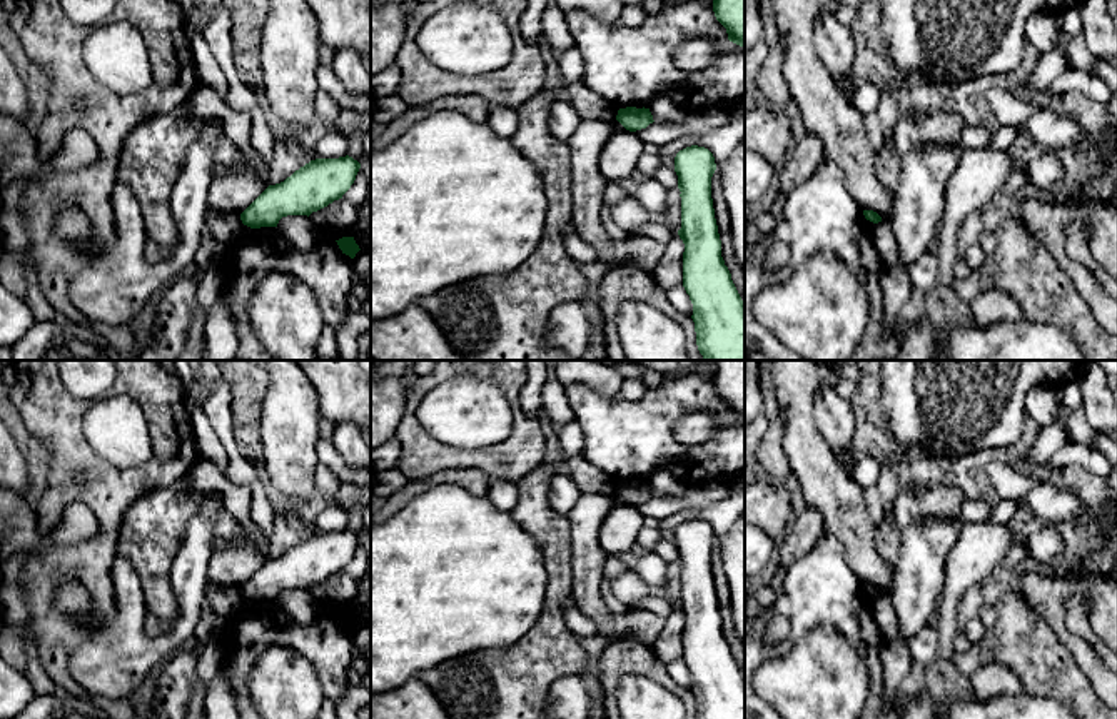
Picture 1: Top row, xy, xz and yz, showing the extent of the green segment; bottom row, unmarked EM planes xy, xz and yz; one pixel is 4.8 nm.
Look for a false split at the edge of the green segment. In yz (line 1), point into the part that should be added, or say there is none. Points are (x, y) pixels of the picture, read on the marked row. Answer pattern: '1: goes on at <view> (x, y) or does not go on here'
1: does not go on here

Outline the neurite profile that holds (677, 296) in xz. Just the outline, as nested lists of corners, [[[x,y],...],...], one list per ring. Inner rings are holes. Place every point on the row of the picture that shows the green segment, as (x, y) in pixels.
[[[683,284],[666,290],[666,299],[681,314],[690,315],[690,317],[693,315],[693,304]]]

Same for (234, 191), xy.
[[[239,148],[239,165],[217,175],[209,189],[210,214],[242,214],[265,189],[254,172],[255,162],[249,160]]]

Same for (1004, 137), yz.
[[[1003,125],[993,135],[992,147],[993,150],[1005,152],[1010,148],[1017,137],[1017,125]]]

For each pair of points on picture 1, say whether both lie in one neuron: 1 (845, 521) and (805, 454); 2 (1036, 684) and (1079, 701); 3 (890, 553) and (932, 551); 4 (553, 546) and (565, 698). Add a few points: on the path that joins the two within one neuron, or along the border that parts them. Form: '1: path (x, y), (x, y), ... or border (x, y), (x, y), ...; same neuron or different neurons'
1: path (842, 504), (823, 484), (817, 471); same neuron
2: path (1046, 684), (1062, 684), (1069, 691); same neuron
3: border (920, 519), (904, 531), (900, 553), (895, 558); different neurons
4: border (576, 673), (560, 678), (551, 686), (546, 701); different neurons

